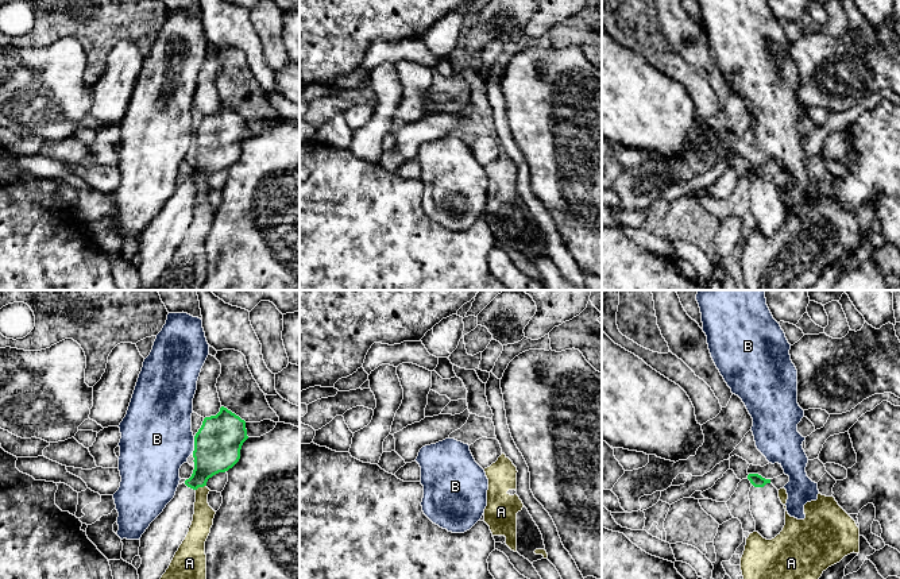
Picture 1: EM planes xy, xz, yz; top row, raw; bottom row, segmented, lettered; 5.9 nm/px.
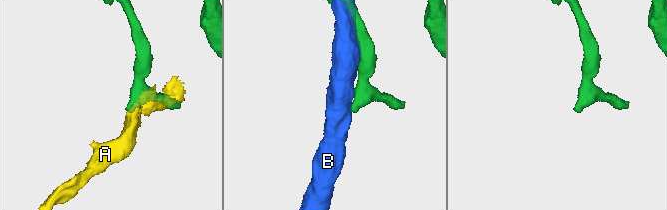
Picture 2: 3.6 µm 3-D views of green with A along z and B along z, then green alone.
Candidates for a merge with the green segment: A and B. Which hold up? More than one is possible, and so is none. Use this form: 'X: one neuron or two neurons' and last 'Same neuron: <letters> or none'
A: two neurons
B: two neurons
Same neuron: none

